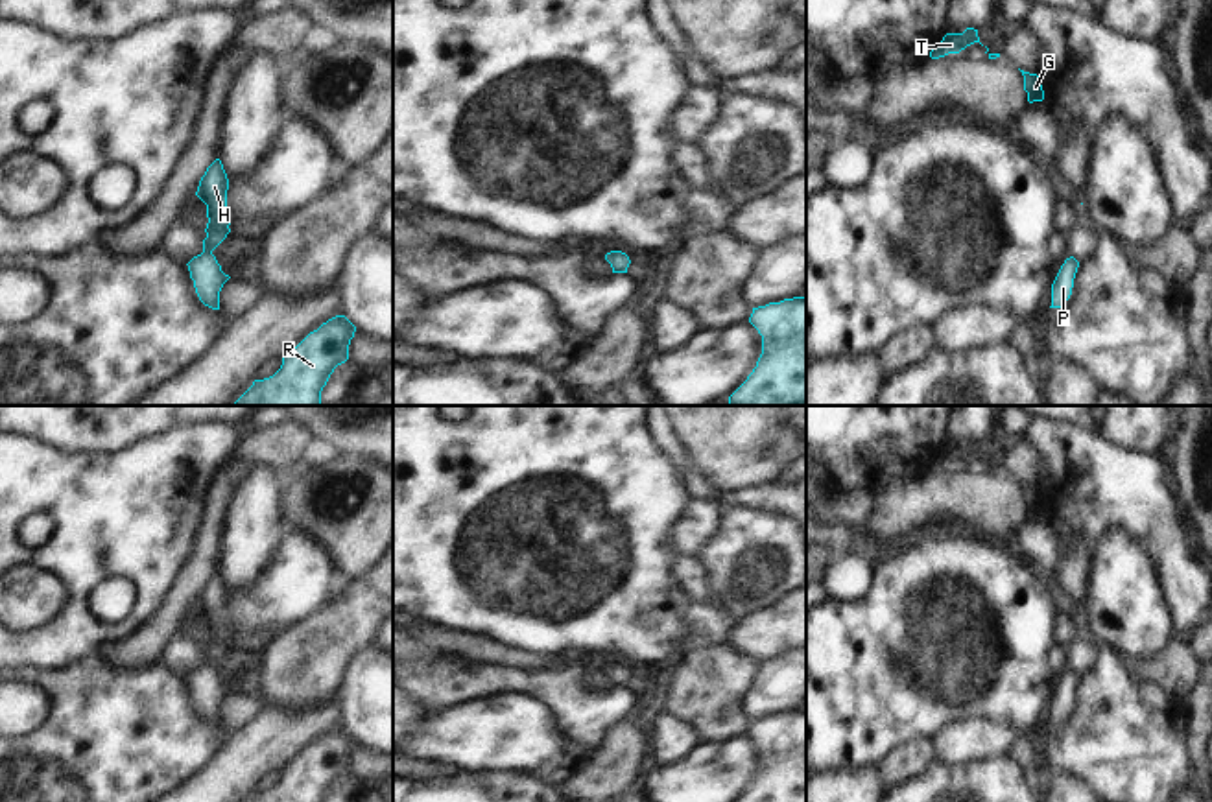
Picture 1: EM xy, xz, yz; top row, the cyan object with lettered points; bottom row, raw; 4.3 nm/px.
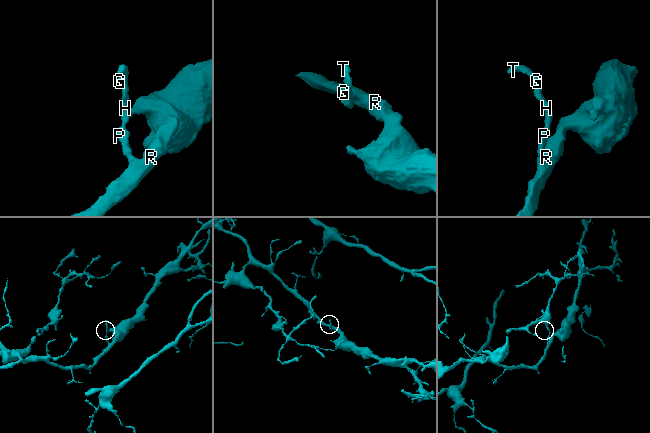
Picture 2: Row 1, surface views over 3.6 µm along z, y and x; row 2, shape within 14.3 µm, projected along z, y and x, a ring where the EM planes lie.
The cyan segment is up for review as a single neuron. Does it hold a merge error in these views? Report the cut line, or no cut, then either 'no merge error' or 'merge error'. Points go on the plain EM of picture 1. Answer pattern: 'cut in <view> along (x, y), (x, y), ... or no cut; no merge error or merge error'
no cut; no merge error

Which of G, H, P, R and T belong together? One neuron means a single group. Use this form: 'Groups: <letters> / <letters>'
Groups: G H P R T

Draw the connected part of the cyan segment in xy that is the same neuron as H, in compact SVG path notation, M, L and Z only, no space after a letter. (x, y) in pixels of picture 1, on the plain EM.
M216 572L199 594L196 608L207 618L207 651L203 653L203 666L194 669L186 678L190 691L194 693L196 706L199 714L220 723L220 704L223 697L231 691L221 684L212 664L227 651L231 645L231 632L227 629L227 603L229 592L220 572Z

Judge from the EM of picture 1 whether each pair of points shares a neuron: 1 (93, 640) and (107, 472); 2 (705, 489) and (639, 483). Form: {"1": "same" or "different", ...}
{"1": "same", "2": "different"}

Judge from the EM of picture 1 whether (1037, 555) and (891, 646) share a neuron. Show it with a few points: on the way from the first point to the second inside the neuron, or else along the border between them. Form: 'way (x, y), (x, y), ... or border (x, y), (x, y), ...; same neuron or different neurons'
border (1008, 546), (1056, 592); different neurons

